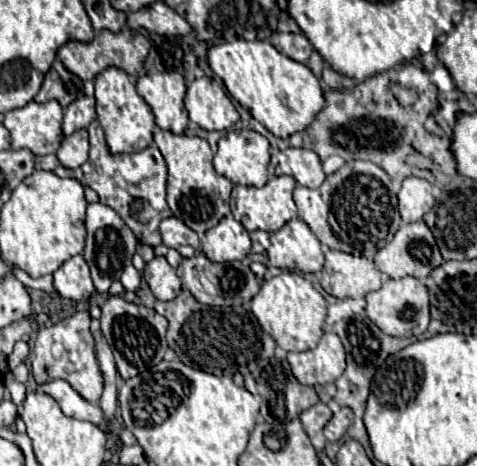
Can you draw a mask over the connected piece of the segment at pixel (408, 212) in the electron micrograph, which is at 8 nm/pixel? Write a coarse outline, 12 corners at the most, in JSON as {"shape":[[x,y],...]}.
{"shape":[[405,178],[397,198],[403,222],[423,220],[435,204],[431,184]]}

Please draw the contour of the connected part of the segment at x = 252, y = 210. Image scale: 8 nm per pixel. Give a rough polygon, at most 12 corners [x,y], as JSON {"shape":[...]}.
{"shape":[[295,180],[233,186],[231,212],[247,232],[297,218]]}

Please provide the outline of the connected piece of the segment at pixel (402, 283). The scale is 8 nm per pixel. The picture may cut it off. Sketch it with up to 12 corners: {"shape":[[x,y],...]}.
{"shape":[[427,278],[387,280],[365,296],[387,336],[429,326]]}

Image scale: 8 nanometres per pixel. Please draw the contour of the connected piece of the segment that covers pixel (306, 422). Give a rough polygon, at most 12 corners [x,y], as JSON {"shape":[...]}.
{"shape":[[317,402],[301,414],[303,428],[311,438],[329,420],[327,404]]}

